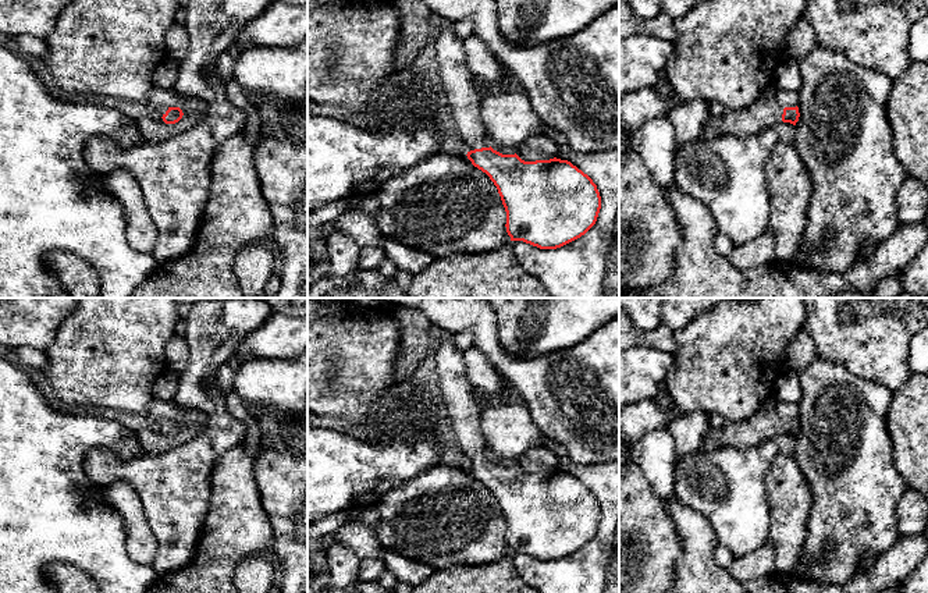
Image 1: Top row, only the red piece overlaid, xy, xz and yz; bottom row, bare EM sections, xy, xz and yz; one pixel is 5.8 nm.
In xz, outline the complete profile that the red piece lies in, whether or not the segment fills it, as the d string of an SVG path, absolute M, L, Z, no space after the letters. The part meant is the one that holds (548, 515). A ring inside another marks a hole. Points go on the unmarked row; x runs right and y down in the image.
M454 334L437 344L435 365L440 379L445 416L455 433L467 471L486 484L498 501L506 523L506 544L511 553L523 553L540 561L561 560L584 547L597 533L601 508L593 491L568 472L550 471L525 473L516 465L502 466L491 459L480 429L483 408L474 398Z

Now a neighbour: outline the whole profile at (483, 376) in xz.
M476 348L463 352L466 374L473 388L493 400L499 400L505 381L488 359Z

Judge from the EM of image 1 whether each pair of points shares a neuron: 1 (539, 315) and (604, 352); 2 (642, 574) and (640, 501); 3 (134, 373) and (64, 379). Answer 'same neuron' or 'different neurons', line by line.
1: different neurons
2: same neuron
3: same neuron

